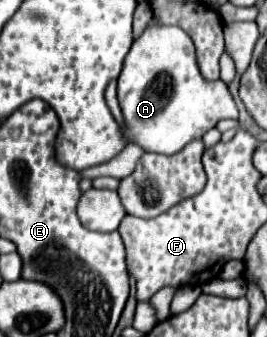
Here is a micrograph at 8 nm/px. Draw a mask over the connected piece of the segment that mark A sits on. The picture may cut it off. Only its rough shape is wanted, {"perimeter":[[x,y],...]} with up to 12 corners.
{"perimeter":[[152,23],[118,77],[128,143],[174,155],[238,119],[194,41]]}

